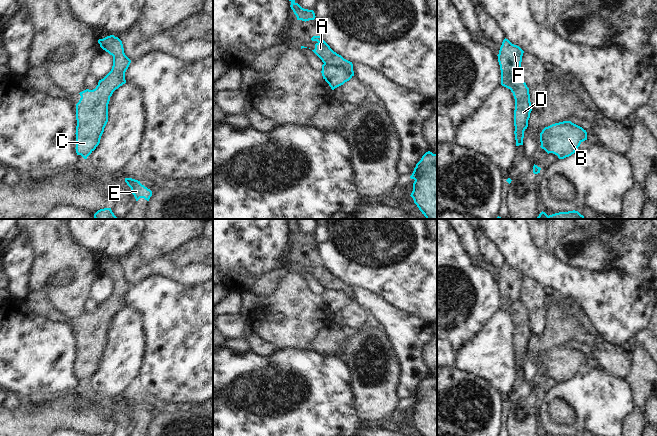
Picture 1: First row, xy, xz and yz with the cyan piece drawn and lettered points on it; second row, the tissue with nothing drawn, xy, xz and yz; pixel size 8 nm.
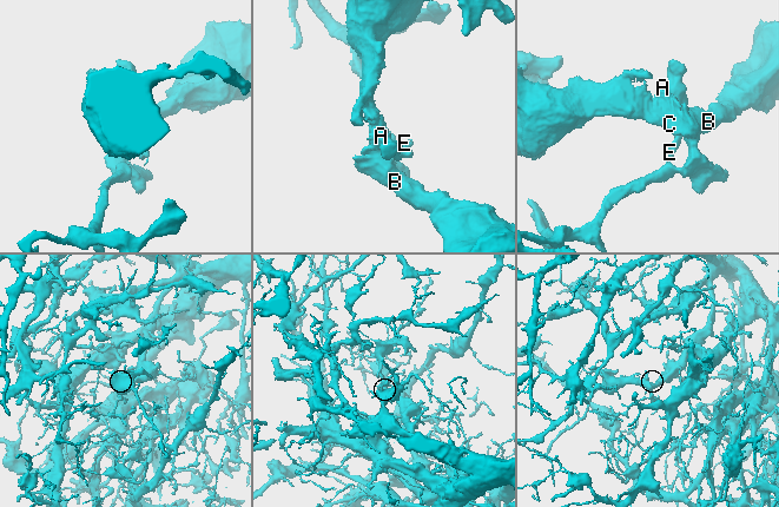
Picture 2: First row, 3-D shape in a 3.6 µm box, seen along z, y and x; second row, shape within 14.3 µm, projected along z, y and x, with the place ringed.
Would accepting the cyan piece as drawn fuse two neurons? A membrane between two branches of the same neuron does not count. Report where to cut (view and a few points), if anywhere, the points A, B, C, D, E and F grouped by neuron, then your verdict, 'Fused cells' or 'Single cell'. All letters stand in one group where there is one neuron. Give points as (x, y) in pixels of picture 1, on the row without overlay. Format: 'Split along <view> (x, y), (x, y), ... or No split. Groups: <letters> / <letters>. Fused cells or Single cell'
Split along xz (324, 287), (344, 287), (345, 294), (351, 300). Groups: A B C F / D E. Fused cells.

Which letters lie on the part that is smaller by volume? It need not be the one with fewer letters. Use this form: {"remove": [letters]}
{"remove": ["D", "E"]}

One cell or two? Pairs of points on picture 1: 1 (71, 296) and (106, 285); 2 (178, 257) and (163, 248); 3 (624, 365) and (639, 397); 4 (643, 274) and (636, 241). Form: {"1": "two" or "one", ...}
{"1": "two", "2": "two", "3": "two", "4": "one"}

